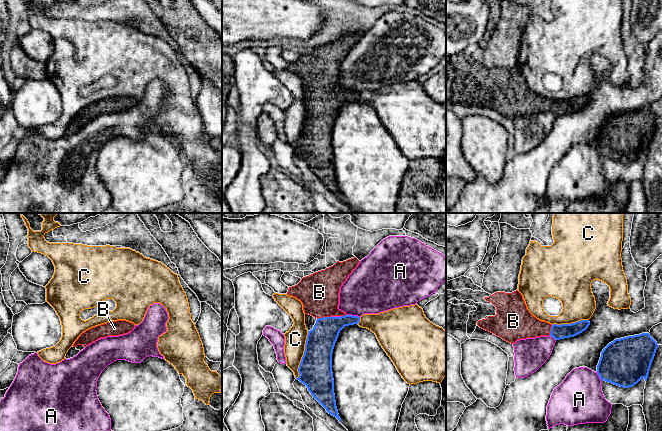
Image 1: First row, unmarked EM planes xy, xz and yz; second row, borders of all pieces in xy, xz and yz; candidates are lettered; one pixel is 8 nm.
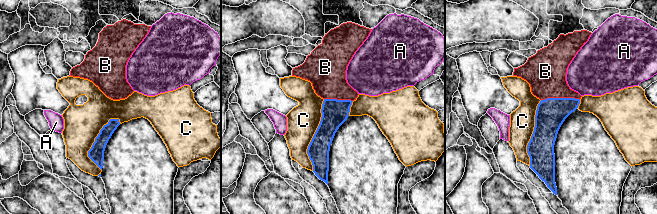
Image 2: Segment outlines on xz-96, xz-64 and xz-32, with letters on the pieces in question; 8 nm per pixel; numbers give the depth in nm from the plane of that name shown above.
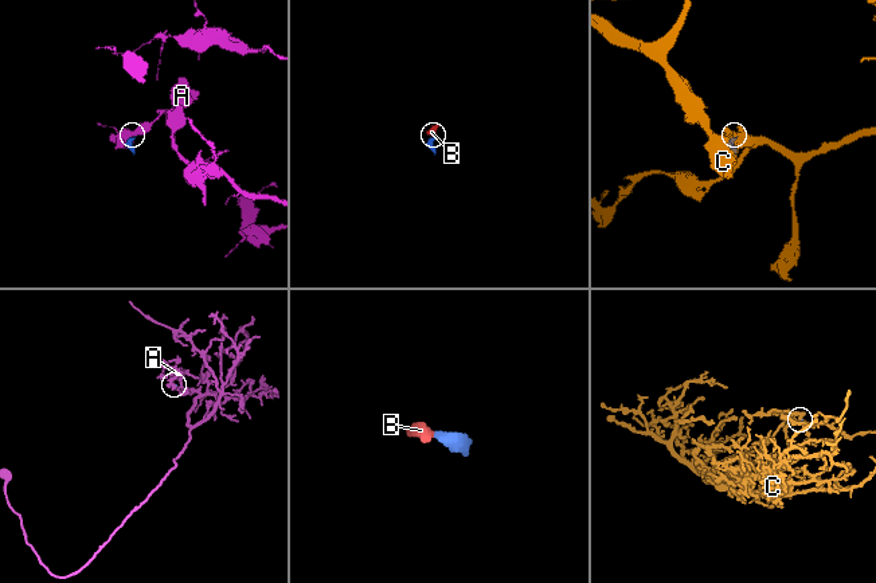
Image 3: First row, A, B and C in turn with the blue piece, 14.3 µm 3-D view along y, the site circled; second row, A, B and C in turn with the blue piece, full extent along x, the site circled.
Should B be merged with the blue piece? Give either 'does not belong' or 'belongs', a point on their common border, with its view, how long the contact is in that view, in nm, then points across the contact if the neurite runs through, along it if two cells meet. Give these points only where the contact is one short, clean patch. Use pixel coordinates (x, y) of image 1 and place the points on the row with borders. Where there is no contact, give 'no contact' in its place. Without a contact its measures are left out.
belongs; contact xz (323, 317); length 110 nm; way xz (321, 340), (323, 336), (323, 317), (319, 292)

